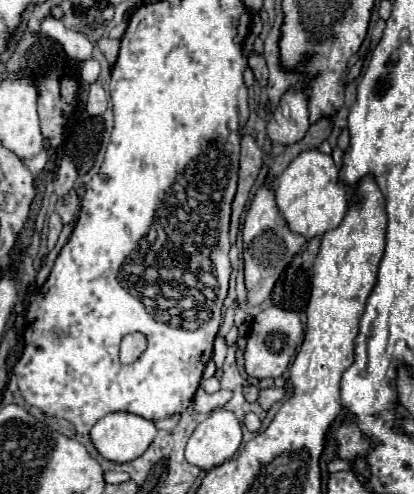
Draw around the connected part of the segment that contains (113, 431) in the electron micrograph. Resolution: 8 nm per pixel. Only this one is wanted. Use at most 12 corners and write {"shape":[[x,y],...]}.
{"shape":[[112,412],[90,430],[114,462],[138,458],[152,444],[154,422]]}

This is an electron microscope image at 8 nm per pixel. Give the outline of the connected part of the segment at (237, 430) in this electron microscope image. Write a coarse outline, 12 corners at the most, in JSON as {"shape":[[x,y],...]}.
{"shape":[[216,408],[192,434],[186,460],[210,470],[242,442],[234,412]]}

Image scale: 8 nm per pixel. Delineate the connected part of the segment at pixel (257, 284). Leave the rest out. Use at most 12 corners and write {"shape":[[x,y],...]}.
{"shape":[[258,188],[244,220],[248,304],[270,296],[306,238]]}

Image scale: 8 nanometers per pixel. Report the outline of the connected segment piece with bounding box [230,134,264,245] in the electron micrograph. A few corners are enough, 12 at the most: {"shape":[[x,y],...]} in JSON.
{"shape":[[250,134],[241,140],[238,186],[232,202],[230,242],[236,243],[250,188],[264,162]]}

